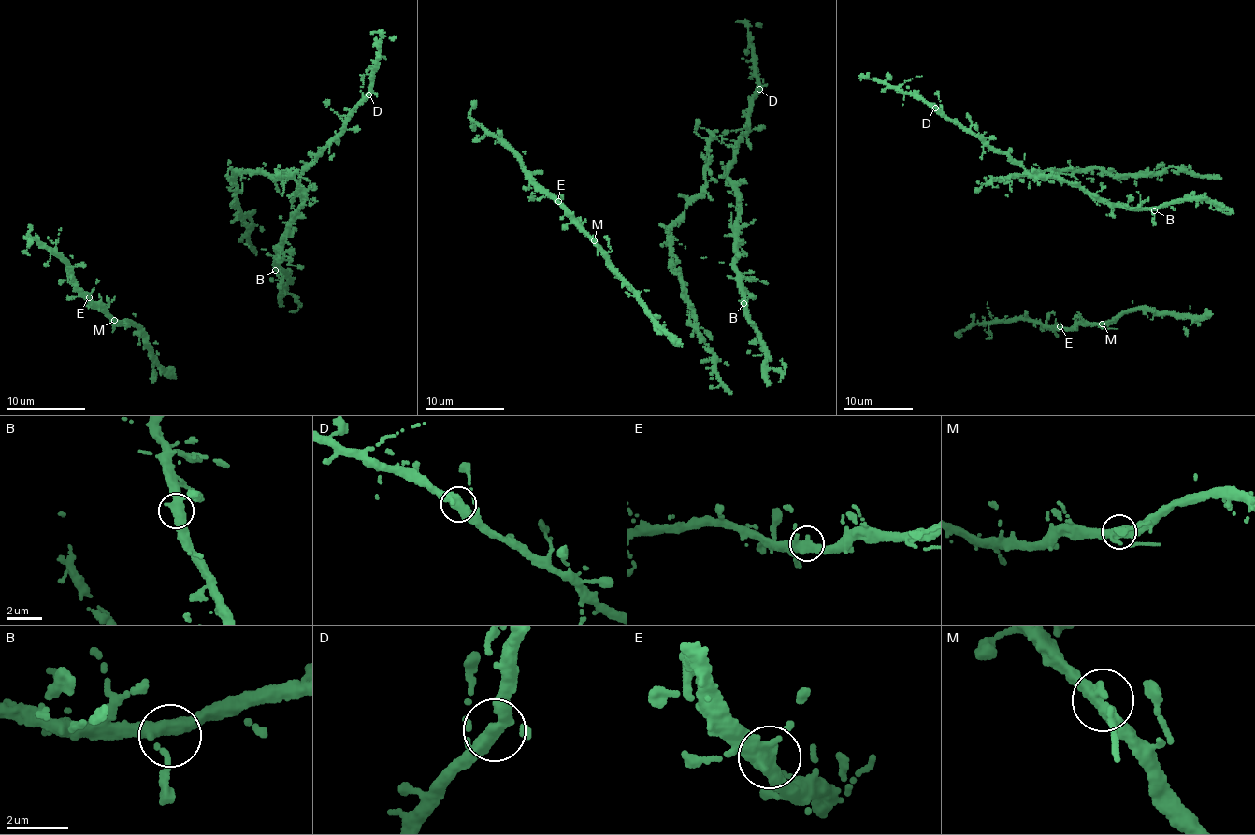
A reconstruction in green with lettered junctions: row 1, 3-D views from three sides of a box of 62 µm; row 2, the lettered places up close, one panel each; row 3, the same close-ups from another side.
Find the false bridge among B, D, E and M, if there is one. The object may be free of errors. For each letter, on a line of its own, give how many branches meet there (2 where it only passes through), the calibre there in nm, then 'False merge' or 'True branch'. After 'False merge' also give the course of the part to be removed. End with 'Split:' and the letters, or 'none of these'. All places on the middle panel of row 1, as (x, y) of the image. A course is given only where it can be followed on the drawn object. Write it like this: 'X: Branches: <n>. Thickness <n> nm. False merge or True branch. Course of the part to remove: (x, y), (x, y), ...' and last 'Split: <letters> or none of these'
B: Branches: 3. Thickness 360 nm. True branch
D: Branches: 3. Thickness 360 nm. True branch
E: Branches: 3. Thickness 360 nm. True branch
M: Branches: 3. Thickness 360 nm. True branch
Split: none of these

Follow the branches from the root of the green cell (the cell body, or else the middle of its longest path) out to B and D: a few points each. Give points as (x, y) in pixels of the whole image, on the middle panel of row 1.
B: (730, 264), (737, 272), (737, 287), (743, 303)
D: (730, 264), (740, 208), (737, 184), (727, 172), (758, 89)

